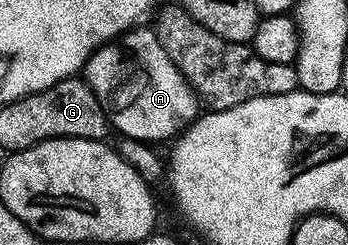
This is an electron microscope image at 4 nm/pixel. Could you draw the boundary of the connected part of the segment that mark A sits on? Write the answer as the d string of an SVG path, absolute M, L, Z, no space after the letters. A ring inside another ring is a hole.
M136 28L126 30L112 42L106 42L99 46L89 56L85 67L85 80L89 88L97 96L101 108L107 114L107 121L112 127L120 131L122 137L160 144L168 138L174 139L188 124L195 121L197 117L197 99L191 91L191 86L181 76L181 72L169 60L169 52L161 48L161 40L157 40L154 29Z

